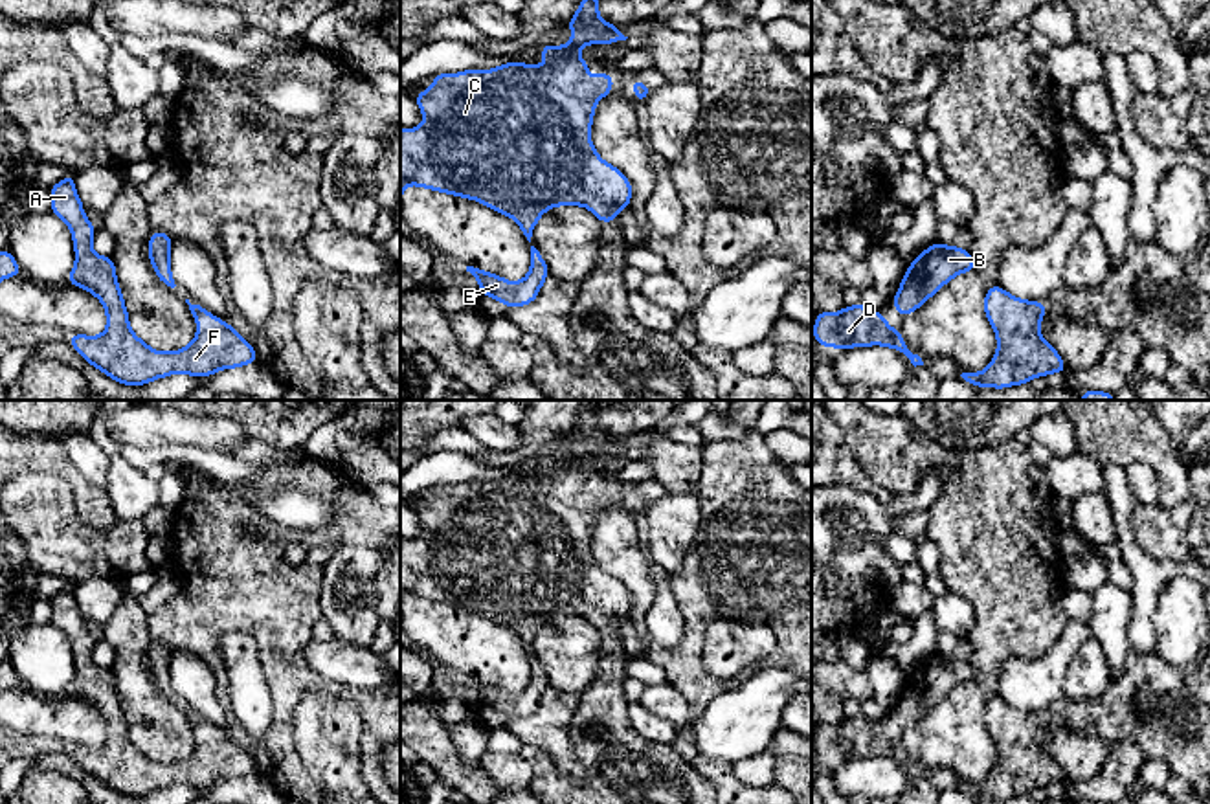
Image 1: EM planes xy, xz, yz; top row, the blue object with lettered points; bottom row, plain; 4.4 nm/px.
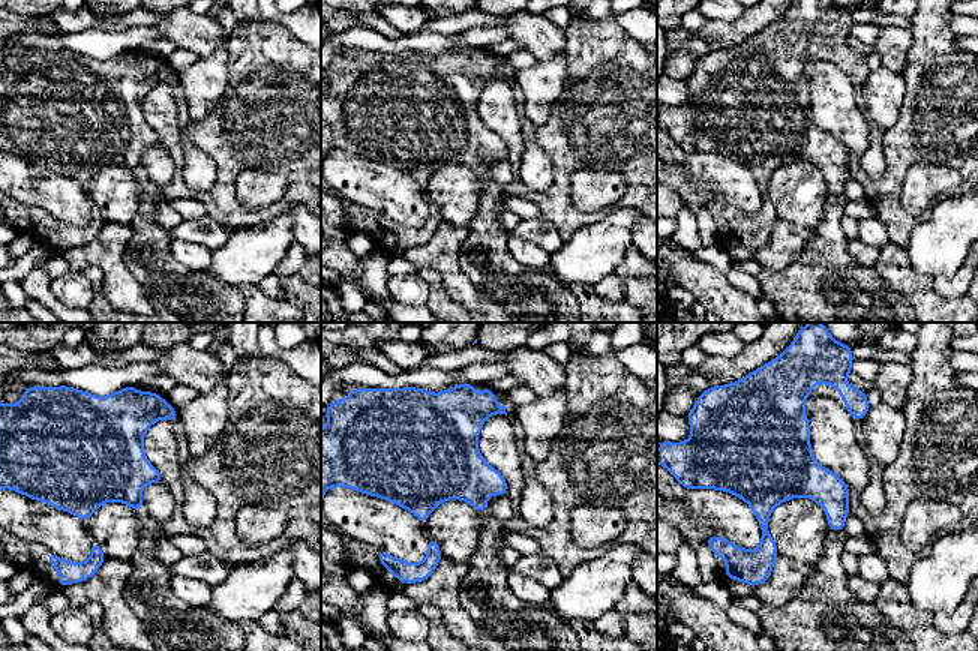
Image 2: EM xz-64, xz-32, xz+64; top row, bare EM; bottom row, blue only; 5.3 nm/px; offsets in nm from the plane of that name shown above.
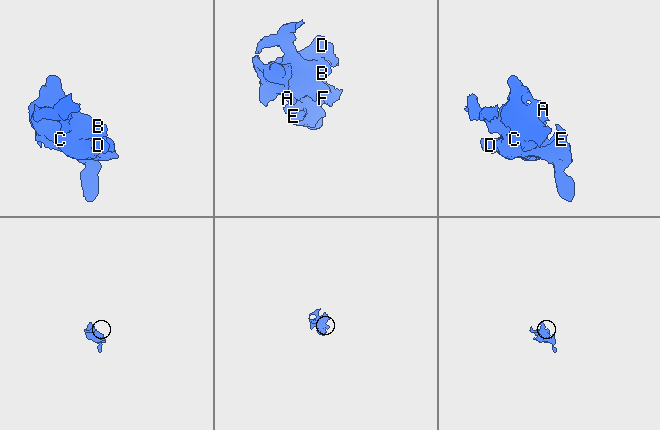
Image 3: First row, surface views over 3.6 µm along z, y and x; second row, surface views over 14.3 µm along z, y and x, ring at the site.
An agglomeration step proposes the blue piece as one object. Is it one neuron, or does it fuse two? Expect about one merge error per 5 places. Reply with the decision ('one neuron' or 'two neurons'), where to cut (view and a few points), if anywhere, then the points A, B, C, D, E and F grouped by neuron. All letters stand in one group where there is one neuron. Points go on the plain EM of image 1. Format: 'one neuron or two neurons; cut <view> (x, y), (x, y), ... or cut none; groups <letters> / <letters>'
one neuron; cut none; groups A B C D E F

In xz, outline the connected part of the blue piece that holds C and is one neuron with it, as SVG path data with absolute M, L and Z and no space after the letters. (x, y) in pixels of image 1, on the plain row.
M597 404L586 406L575 428L564 437L573 442L573 450L566 457L538 457L545 468L540 477L510 472L494 481L439 485L430 499L413 507L426 532L411 542L400 540L400 619L406 597L477 611L516 631L529 653L538 630L556 617L584 617L600 633L615 635L615 626L630 619L632 595L597 565L589 551L597 512L611 505L613 486L589 488L589 475L577 463L588 455L611 455L628 448L619 442L619 437L599 428Z

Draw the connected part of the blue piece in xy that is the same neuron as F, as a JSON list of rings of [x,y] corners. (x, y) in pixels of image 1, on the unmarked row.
[[[75,586],[66,587],[59,595],[50,598],[53,615],[51,624],[64,631],[72,642],[73,661],[75,661],[75,677],[68,687],[68,694],[81,698],[94,705],[105,718],[106,723],[106,742],[101,747],[84,747],[72,745],[68,753],[72,758],[94,778],[103,782],[112,791],[123,797],[145,797],[156,789],[165,789],[174,784],[184,784],[191,787],[211,787],[220,780],[242,778],[257,773],[255,760],[237,743],[235,738],[230,738],[226,732],[209,725],[200,716],[191,716],[189,721],[196,732],[195,751],[180,762],[160,764],[151,760],[141,753],[129,736],[129,723],[116,690],[116,676],[112,668],[101,668],[92,661],[92,650],[95,646],[94,635],[86,630],[83,622],[83,613],[73,598]]]

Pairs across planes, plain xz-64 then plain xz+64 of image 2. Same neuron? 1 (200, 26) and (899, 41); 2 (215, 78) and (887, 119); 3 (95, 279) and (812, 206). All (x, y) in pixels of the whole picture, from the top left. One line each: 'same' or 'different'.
1: same
2: same
3: different

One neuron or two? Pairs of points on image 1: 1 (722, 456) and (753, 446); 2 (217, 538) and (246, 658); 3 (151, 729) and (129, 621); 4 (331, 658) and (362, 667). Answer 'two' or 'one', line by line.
1: one
2: two
3: one
4: one

